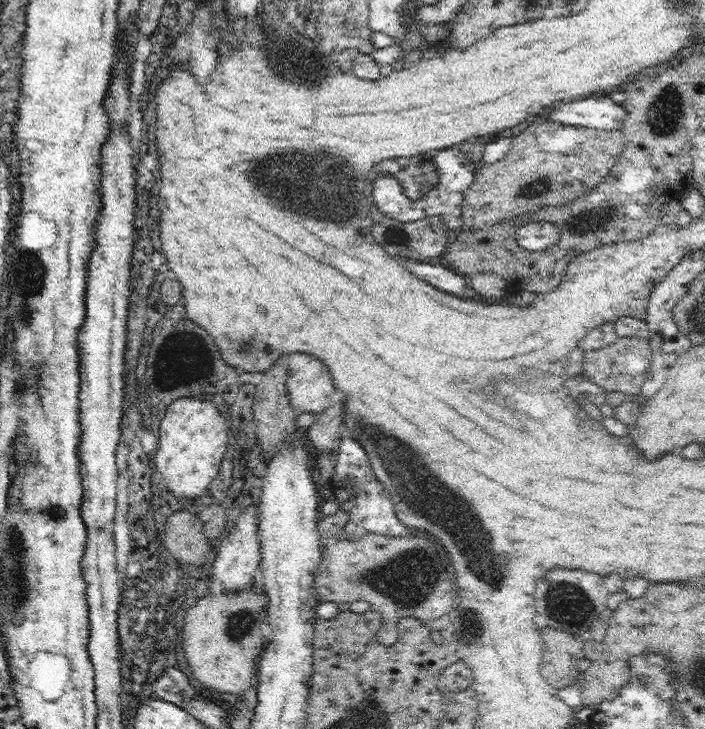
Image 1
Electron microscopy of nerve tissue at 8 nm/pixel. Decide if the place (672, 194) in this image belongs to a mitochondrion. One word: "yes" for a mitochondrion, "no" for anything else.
no

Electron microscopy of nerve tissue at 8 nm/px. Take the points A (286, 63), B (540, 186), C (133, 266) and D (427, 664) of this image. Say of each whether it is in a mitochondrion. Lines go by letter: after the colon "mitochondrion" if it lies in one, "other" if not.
A: mitochondrion
B: mitochondrion
C: other
D: other

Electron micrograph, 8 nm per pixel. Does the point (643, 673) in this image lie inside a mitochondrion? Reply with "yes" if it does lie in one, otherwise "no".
yes

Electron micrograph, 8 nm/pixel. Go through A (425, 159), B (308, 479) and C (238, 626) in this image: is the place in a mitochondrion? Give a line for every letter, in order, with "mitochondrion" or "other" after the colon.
A: other
B: other
C: mitochondrion

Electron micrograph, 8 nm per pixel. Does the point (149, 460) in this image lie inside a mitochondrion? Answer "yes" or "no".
no

